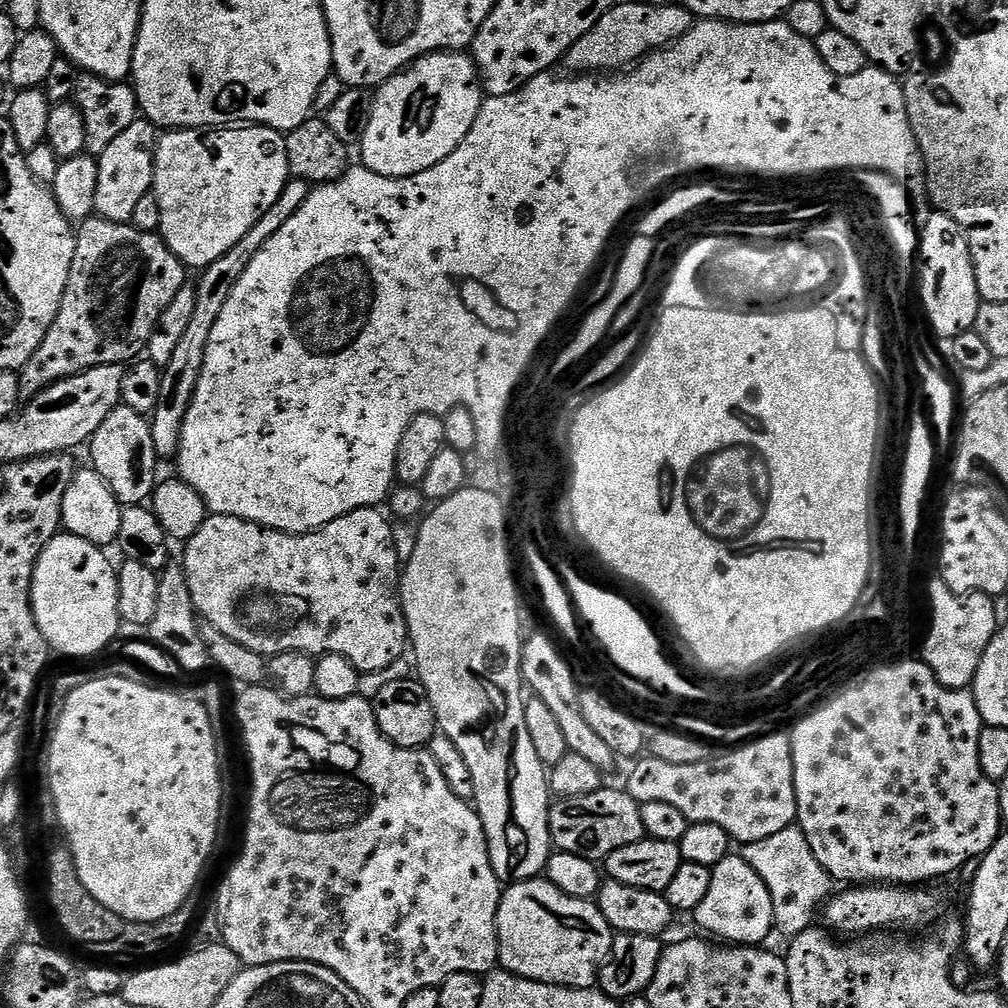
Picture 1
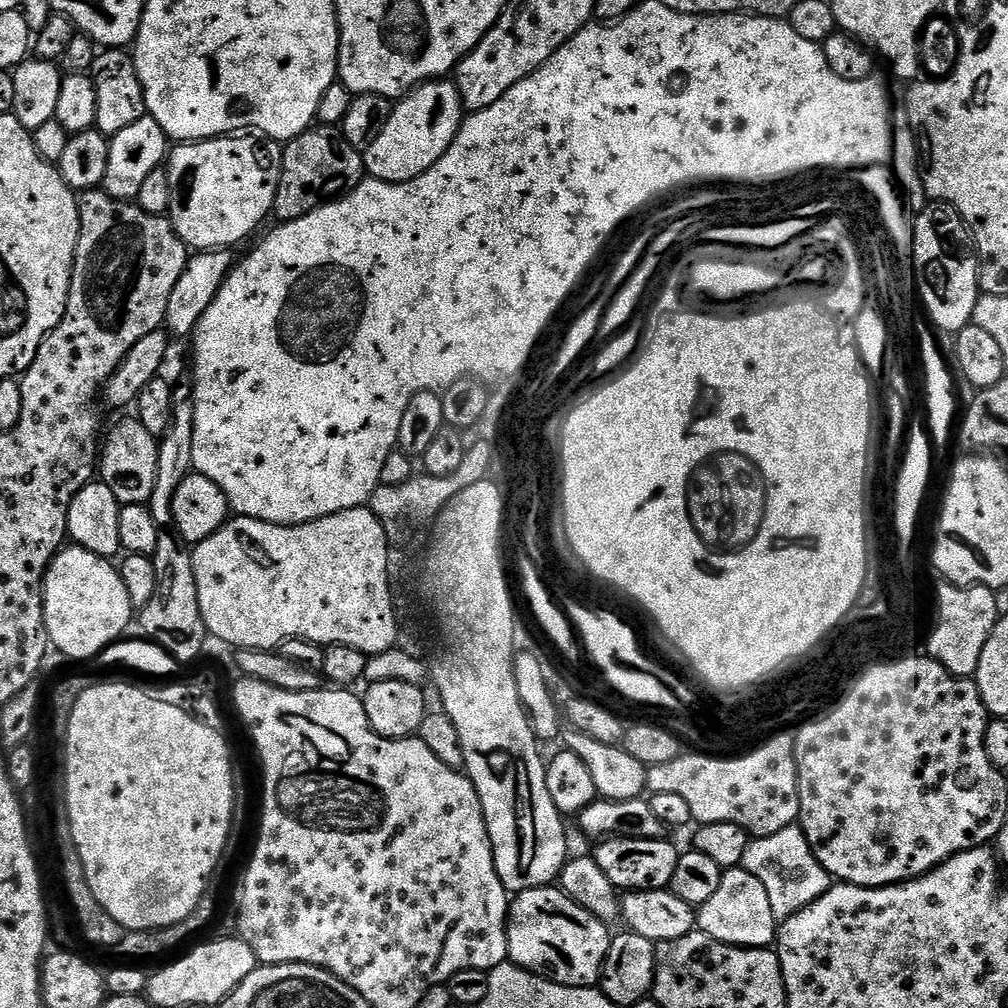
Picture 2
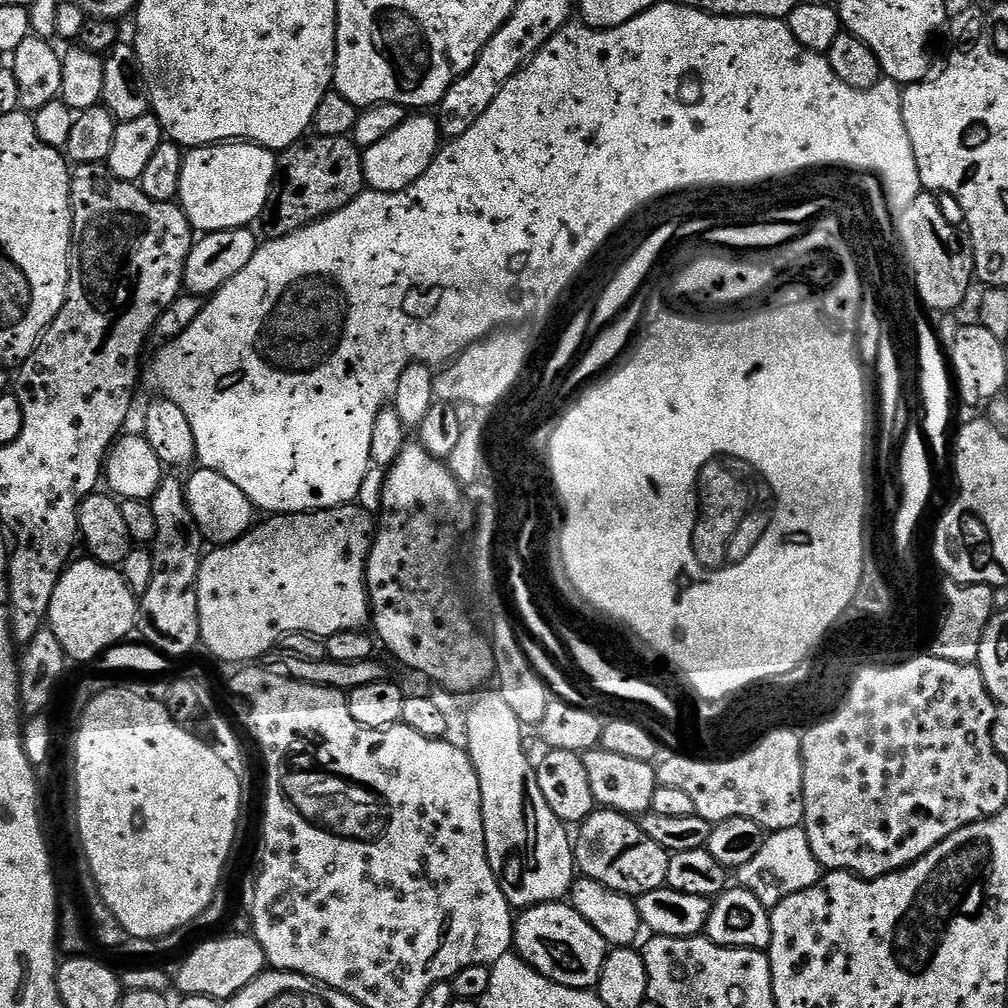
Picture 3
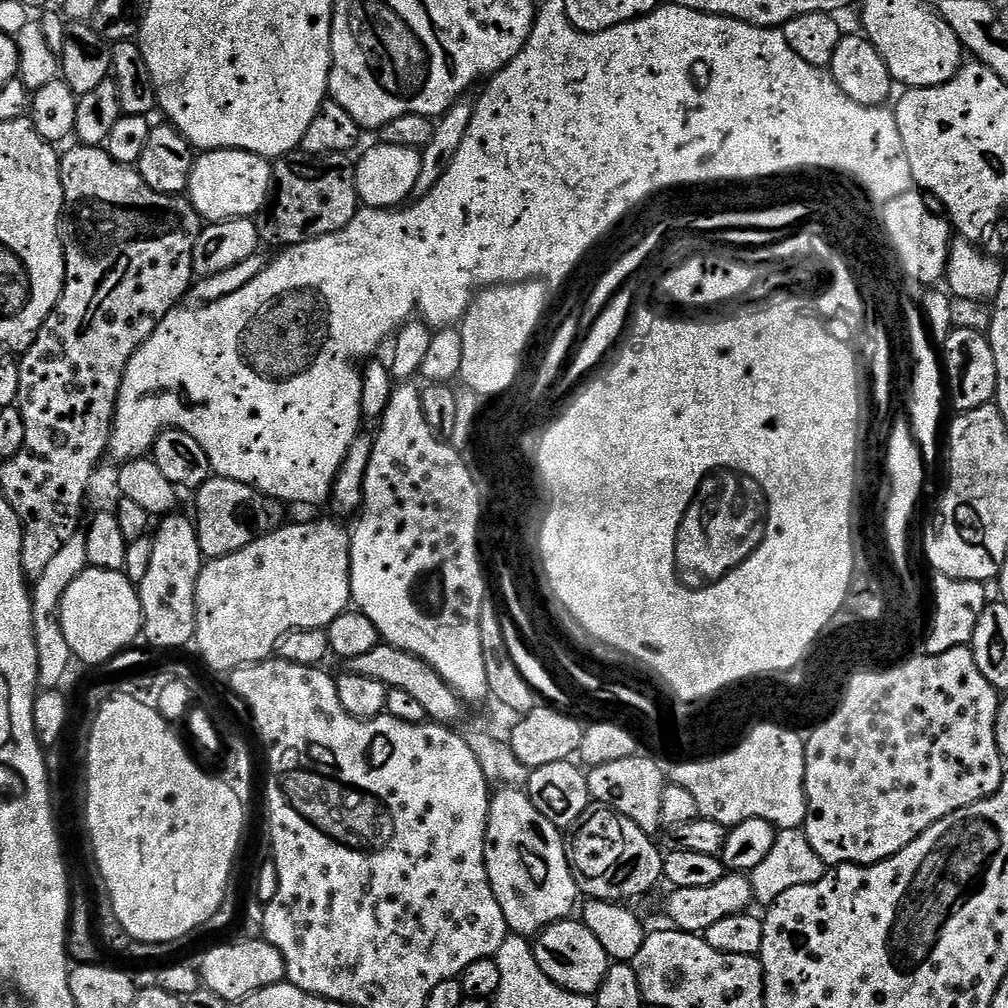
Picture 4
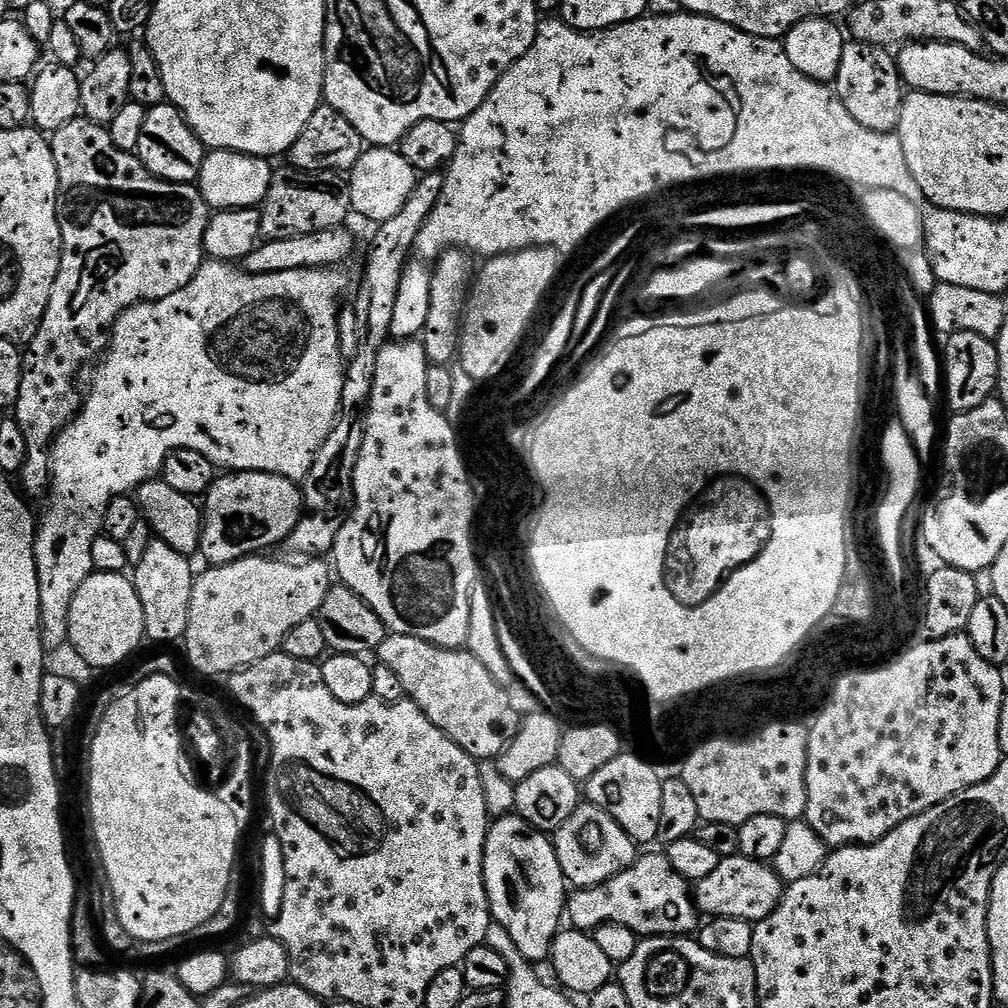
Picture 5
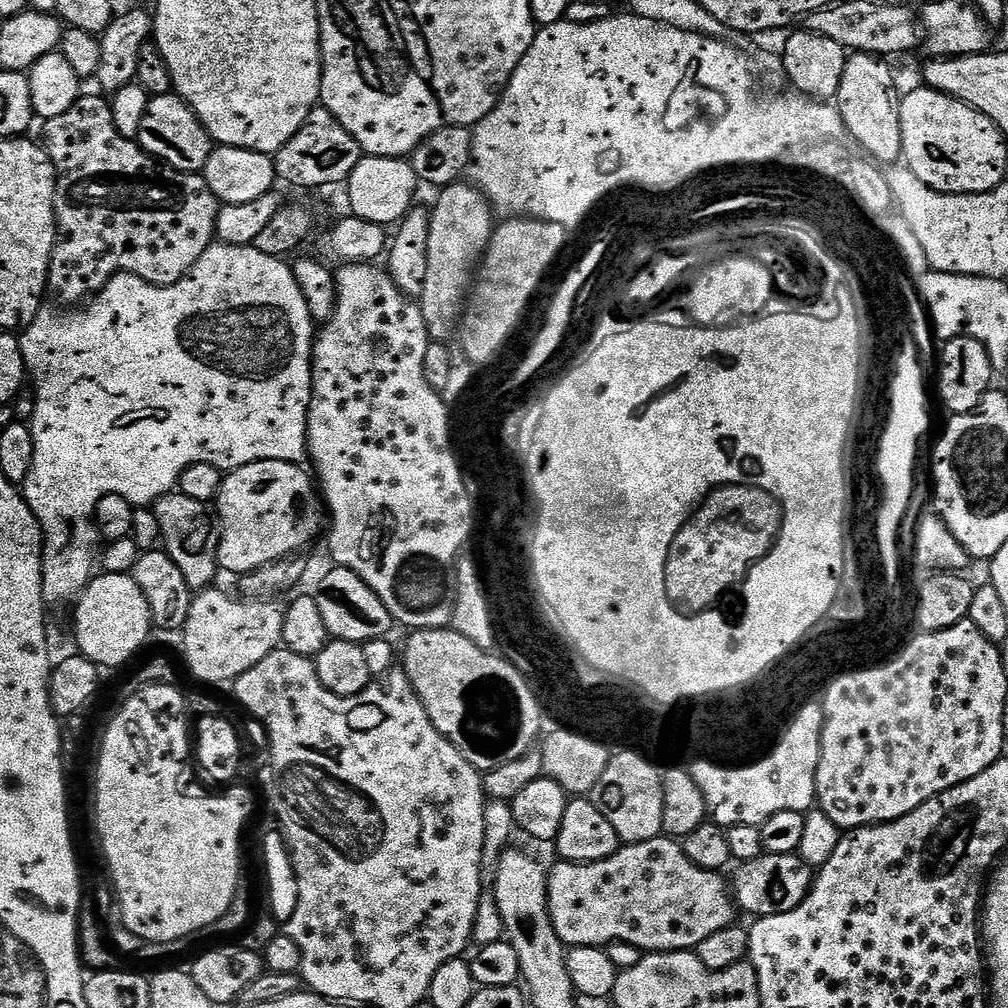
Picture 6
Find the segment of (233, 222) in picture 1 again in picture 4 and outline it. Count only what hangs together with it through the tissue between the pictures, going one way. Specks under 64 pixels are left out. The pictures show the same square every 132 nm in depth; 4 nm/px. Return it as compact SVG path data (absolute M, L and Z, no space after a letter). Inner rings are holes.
M225 148L208 150L195 157L186 195L201 221L243 220L255 217L268 201L271 185L272 164L265 157Z

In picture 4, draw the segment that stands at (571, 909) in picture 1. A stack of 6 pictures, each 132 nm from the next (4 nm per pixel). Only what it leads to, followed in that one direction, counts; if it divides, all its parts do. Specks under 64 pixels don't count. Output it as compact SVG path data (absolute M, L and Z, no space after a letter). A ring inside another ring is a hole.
M579 919L559 920L539 933L534 940L536 961L541 970L567 992L577 992L583 996L592 996L602 986L602 978L606 978L610 963L606 950L602 950L602 942L590 934L590 930Z

